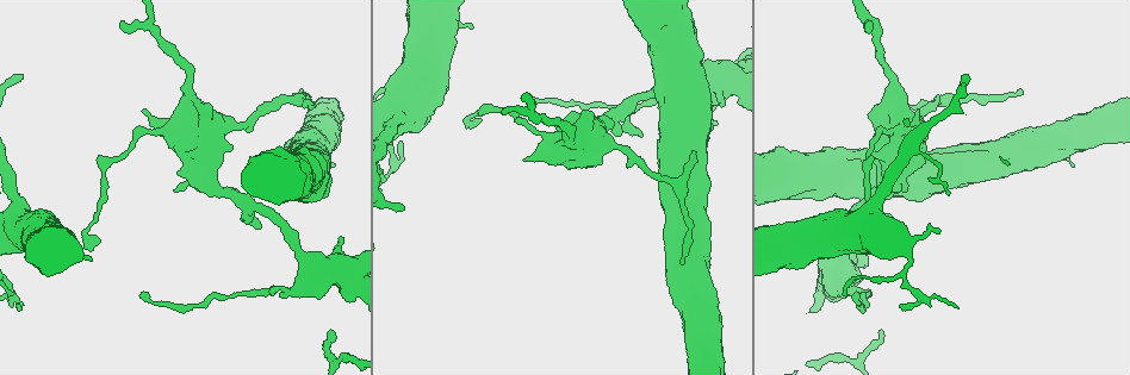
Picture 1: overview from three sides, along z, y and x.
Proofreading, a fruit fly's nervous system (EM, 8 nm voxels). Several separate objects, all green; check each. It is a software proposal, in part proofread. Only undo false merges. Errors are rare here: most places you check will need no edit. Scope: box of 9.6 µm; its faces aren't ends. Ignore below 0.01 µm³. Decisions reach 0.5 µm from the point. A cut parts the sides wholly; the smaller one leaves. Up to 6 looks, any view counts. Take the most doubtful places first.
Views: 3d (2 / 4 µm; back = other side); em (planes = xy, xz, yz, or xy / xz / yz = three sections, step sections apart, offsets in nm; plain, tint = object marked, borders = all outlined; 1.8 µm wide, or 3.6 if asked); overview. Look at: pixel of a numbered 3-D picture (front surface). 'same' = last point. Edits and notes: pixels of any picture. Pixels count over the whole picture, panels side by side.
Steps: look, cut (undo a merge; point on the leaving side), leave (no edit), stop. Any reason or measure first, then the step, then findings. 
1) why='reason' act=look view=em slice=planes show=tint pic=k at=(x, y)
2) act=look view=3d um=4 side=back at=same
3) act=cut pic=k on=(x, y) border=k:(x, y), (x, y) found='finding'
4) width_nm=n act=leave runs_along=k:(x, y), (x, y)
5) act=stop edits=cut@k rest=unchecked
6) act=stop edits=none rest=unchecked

why='closes a loop' act=look view=em um=3.6 slice=planes show=tint pic=1 at=(204, 137)

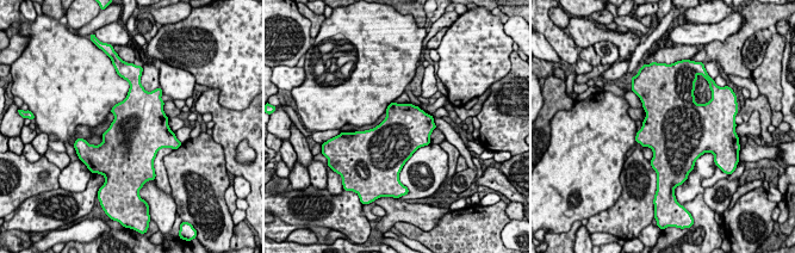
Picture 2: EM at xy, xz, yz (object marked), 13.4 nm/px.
act=leave found='all the same neuron'

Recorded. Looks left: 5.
why='sharp bend' act=look view=em slice=xz step=16 show=tint pic=1 at=(13, 296)

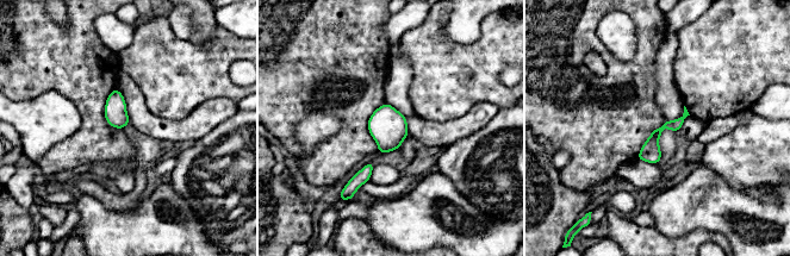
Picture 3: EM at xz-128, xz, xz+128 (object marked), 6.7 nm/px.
width_nm=80 act=leave found='one neuron here'

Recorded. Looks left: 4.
why='branch point' act=look view=em um=3.6 slice=xz step=8 show=tint pic=1 at=(675, 184)

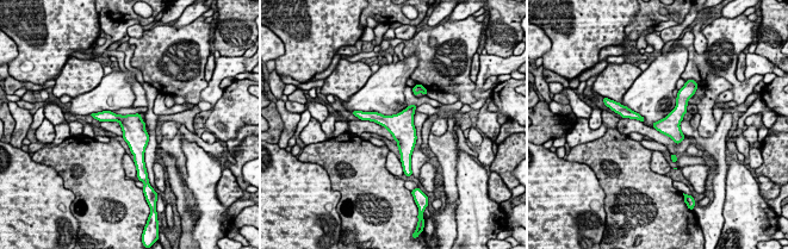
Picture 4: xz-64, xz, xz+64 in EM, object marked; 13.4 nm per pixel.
why='another direction' act=look view=em um=3.6 slice=planes show=tint at=same

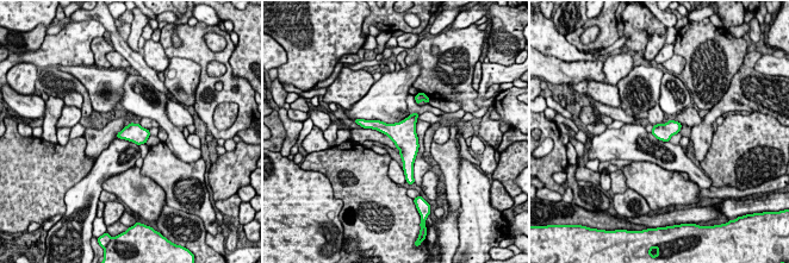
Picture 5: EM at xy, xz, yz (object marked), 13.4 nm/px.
act=leave found='all the same neuron'

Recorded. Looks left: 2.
act=stop edits=none rest=unchecked

